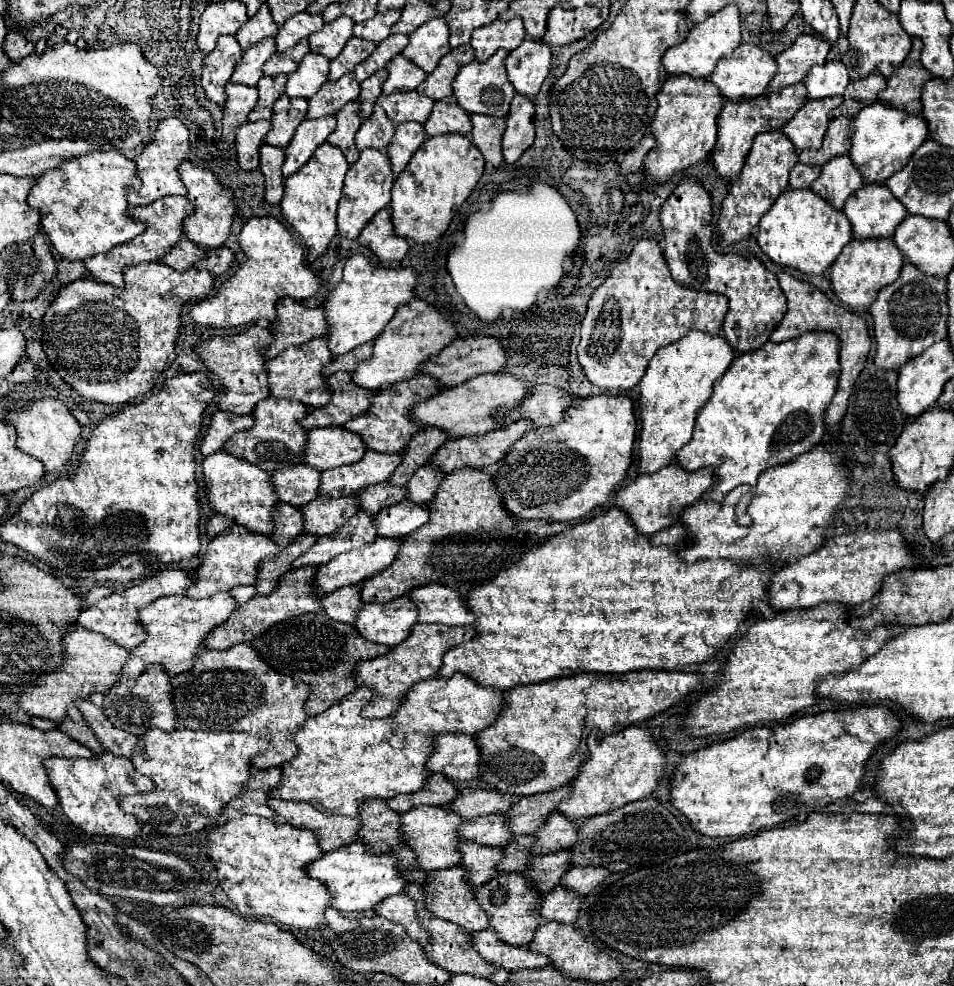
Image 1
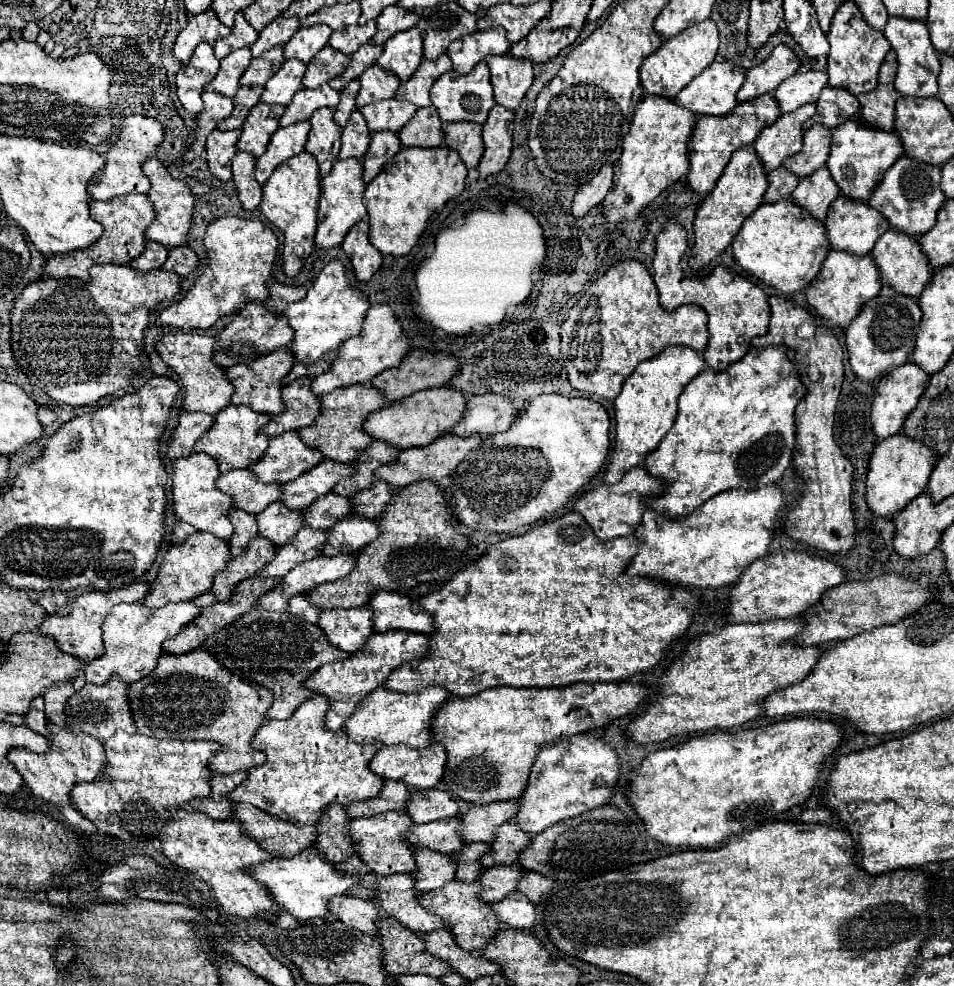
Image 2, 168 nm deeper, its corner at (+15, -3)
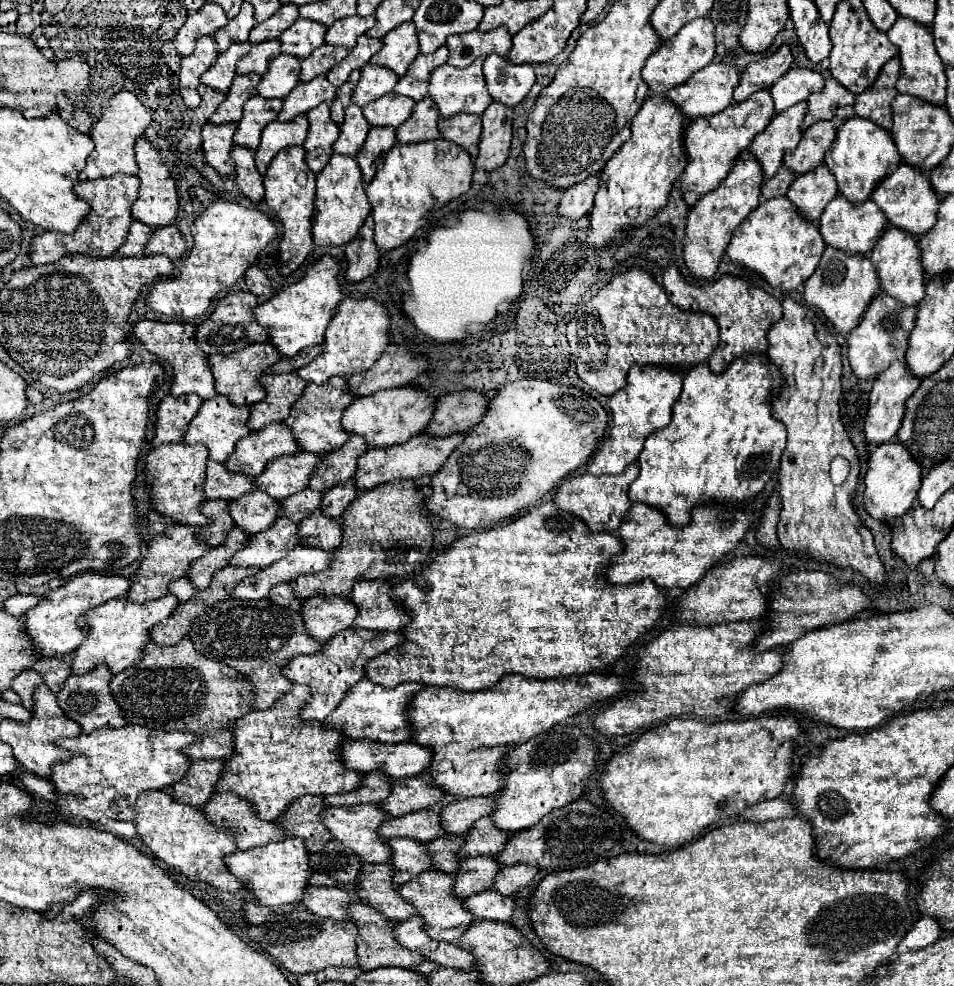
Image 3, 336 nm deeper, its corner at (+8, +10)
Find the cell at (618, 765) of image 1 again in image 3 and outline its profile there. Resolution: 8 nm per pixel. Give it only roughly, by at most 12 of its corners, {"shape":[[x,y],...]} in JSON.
{"shape":[[575,726],[515,746],[495,826],[509,834],[577,800],[595,744]]}

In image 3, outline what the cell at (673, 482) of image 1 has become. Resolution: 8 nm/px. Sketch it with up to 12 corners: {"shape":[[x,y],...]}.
{"shape":[[639,468],[573,476],[555,506],[591,532],[617,534]]}

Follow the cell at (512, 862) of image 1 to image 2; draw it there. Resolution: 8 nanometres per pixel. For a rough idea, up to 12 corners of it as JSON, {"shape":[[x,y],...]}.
{"shape":[[468,843],[454,857],[456,879],[472,883],[486,871],[486,843]]}

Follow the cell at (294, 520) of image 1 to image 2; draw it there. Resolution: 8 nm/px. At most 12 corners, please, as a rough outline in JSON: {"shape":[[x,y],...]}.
{"shape":[[232,509],[234,533],[228,539],[232,557],[248,549],[258,537],[256,515]]}

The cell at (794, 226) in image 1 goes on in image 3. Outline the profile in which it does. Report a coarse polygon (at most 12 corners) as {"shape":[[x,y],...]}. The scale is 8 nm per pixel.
{"shape":[[781,196],[735,228],[727,256],[791,292],[815,272],[819,228]]}

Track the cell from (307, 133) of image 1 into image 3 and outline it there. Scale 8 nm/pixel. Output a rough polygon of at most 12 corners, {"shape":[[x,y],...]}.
{"shape":[[305,114],[291,122],[269,122],[255,150],[259,174],[277,152],[301,146]]}

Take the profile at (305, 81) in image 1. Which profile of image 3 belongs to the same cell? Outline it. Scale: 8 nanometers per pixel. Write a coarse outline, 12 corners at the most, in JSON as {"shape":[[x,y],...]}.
{"shape":[[279,54],[255,94],[285,98],[299,82],[301,60]]}

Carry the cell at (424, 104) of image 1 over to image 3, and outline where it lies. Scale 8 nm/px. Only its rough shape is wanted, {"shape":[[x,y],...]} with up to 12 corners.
{"shape":[[399,94],[363,106],[369,126],[401,126],[415,102]]}

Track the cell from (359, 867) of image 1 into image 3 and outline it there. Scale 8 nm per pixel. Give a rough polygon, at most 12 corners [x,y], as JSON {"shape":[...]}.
{"shape":[[305,840],[235,850],[225,866],[263,906],[297,904]]}

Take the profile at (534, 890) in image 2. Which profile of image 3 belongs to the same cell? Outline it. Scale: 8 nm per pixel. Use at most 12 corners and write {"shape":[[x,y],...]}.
{"shape":[[527,864],[503,866],[491,890],[503,896],[529,886],[537,868]]}

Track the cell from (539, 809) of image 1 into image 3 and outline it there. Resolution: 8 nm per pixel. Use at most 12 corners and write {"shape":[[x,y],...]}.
{"shape":[[461,798],[443,806],[447,834],[461,836],[491,814],[495,798]]}

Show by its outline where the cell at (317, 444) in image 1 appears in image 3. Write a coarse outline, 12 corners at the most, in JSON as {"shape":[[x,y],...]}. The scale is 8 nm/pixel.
{"shape":[[267,424],[239,440],[229,472],[259,476],[267,462],[301,452],[291,430]]}

